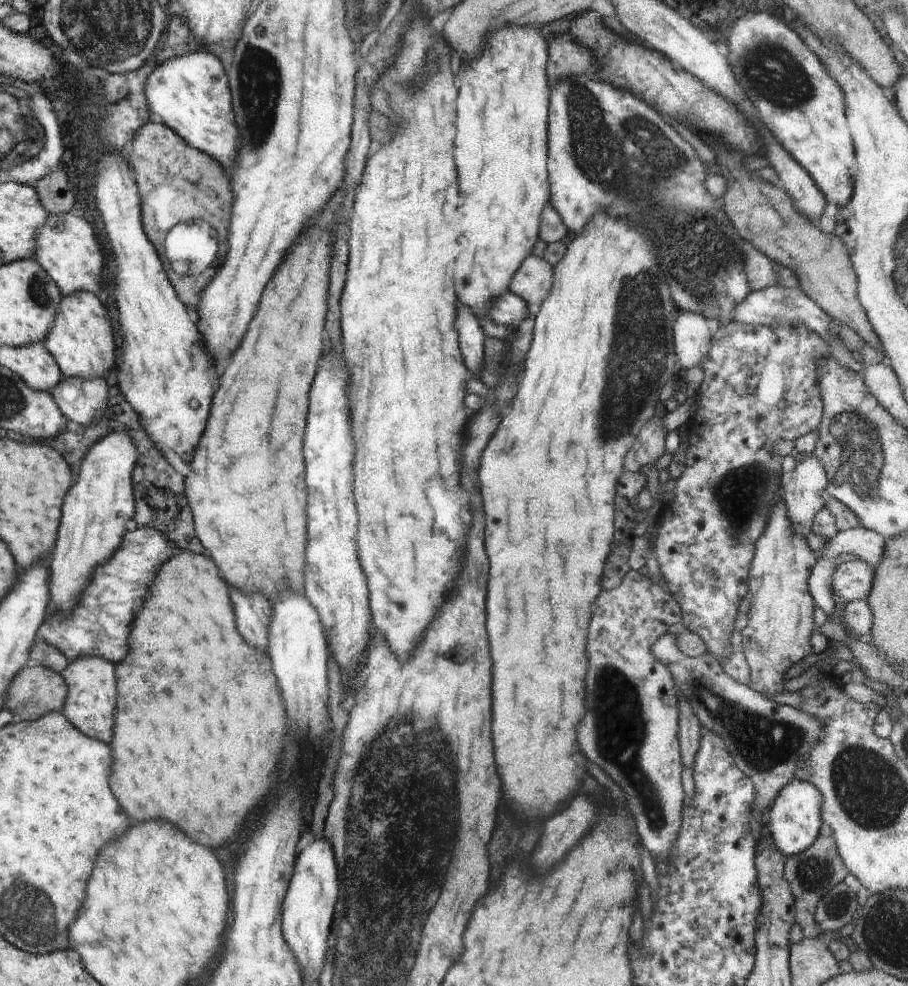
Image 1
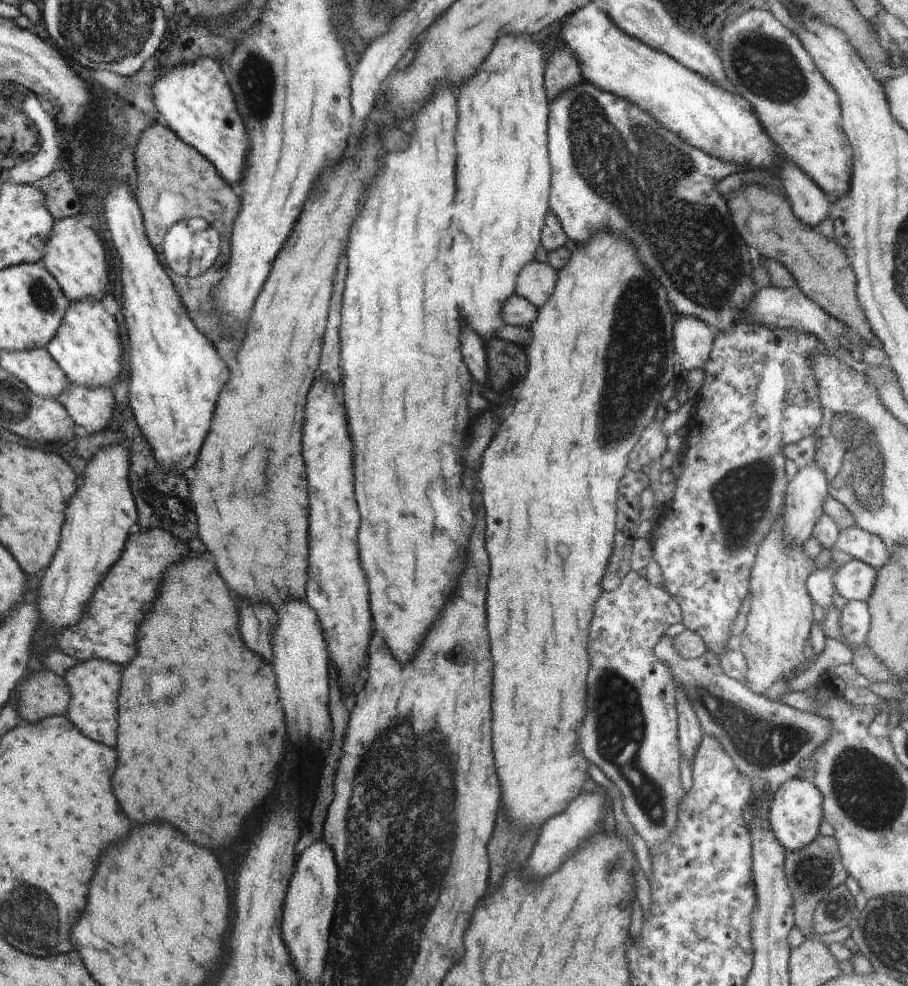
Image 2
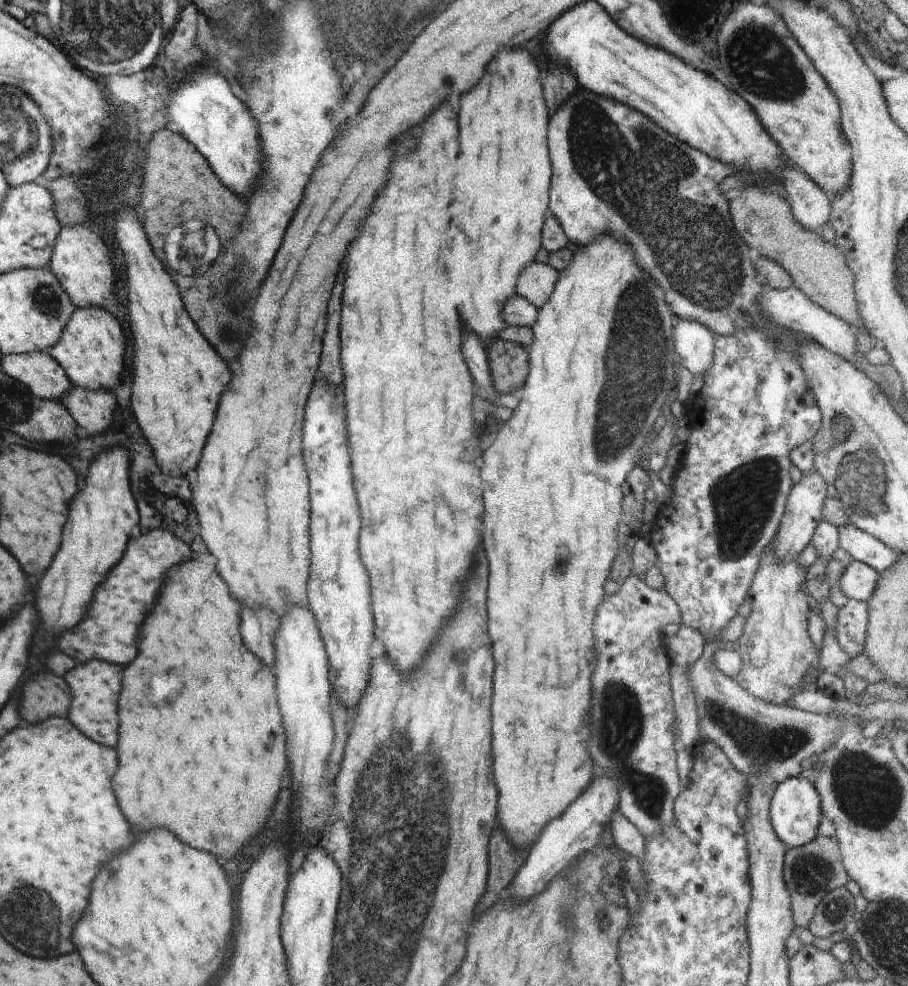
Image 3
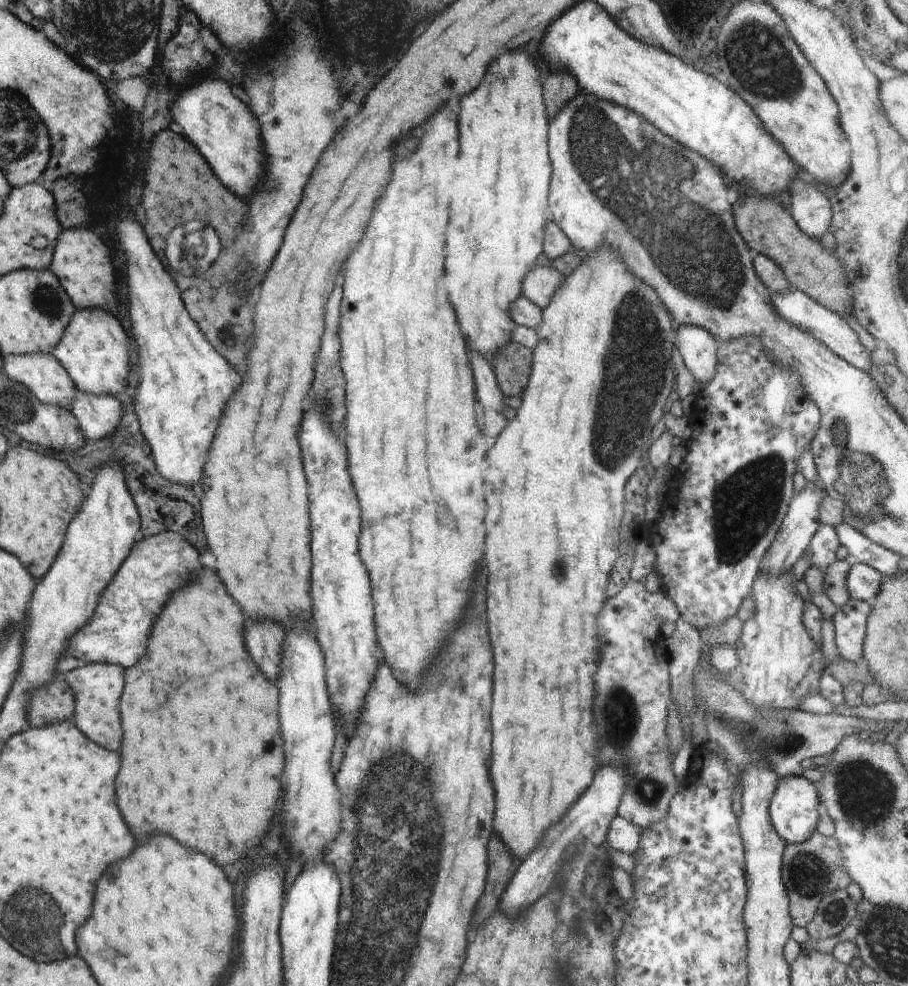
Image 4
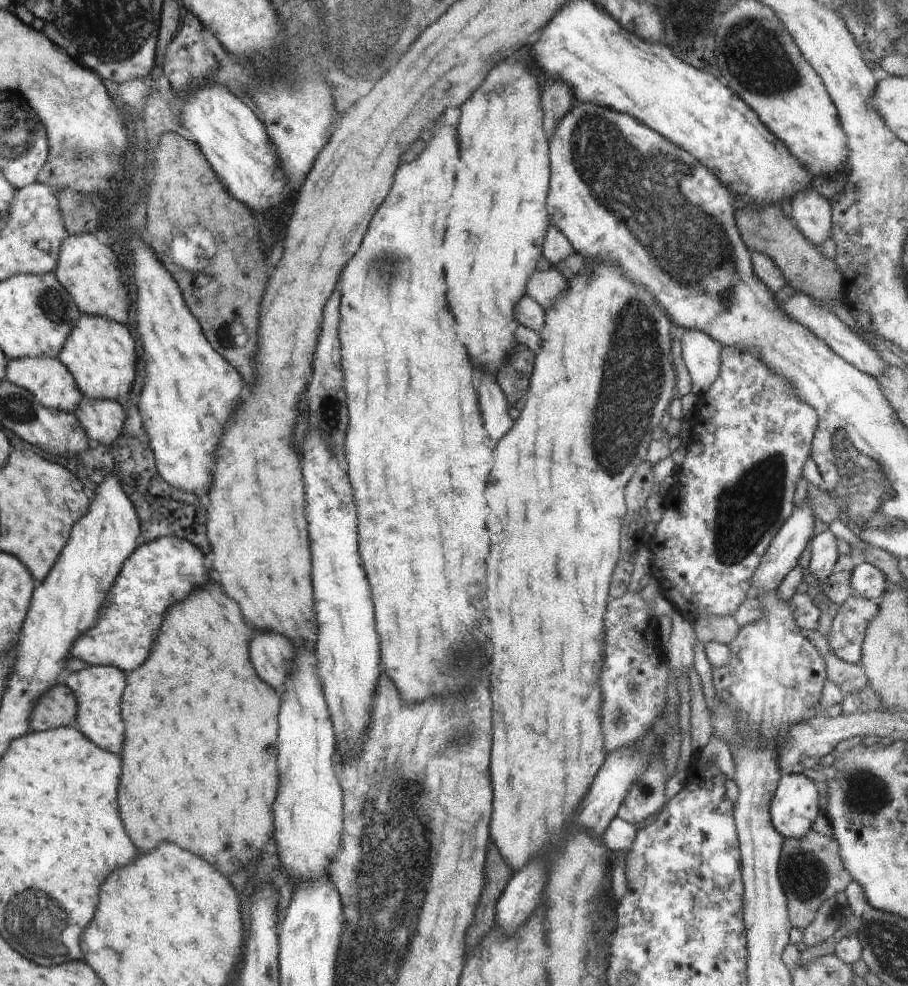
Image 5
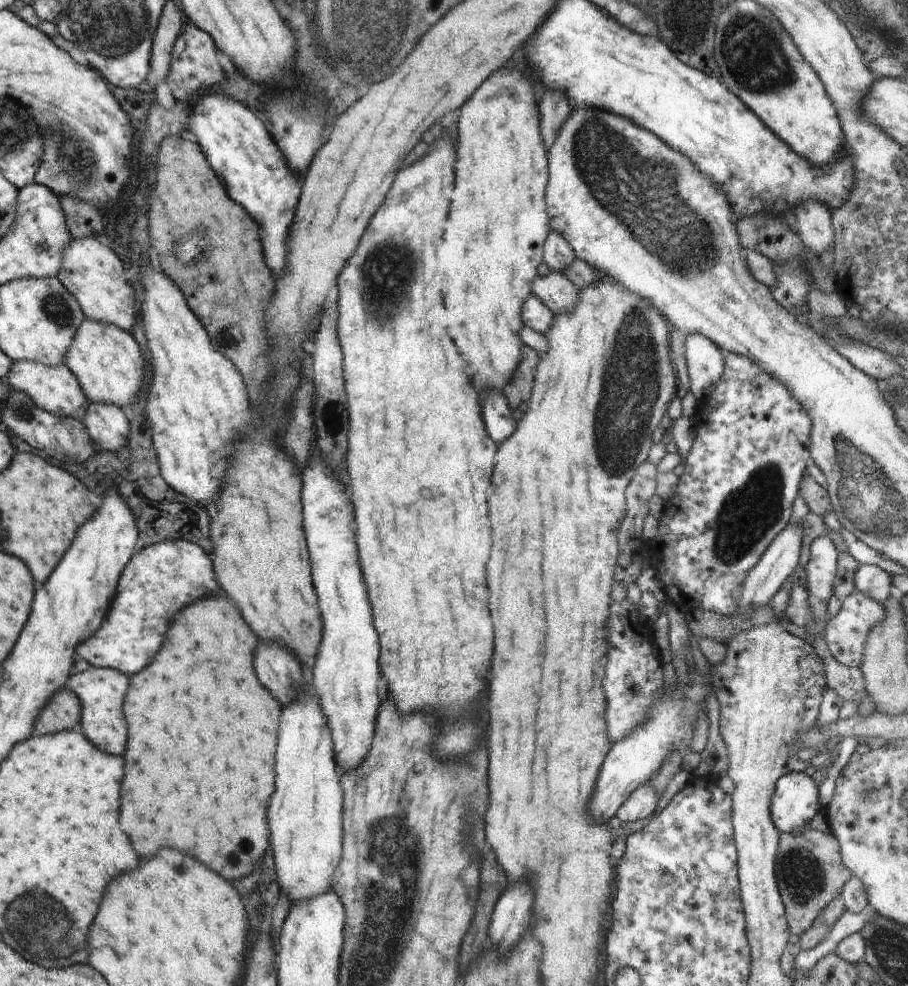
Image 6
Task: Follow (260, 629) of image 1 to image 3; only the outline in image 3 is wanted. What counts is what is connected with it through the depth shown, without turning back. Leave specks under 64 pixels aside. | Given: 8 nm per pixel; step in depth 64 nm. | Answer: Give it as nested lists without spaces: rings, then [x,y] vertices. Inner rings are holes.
[[[242,608],[242,624],[240,624],[240,634],[246,644],[246,648],[256,654],[258,660],[262,660],[266,666],[272,668],[274,664],[274,646],[272,646],[272,636],[264,636],[260,630],[260,622],[256,620],[254,612]]]

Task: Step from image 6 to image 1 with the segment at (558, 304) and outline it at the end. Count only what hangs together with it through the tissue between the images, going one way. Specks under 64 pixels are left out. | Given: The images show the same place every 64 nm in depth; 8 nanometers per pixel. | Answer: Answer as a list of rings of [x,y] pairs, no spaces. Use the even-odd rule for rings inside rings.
[[[535,255],[525,258],[510,280],[510,291],[537,309],[552,288],[553,267]]]

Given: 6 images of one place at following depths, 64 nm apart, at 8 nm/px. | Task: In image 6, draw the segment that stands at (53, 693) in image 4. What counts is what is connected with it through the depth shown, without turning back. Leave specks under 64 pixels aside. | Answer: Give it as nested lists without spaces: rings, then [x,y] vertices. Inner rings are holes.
[[[69,687],[58,690],[42,708],[42,712],[36,721],[34,735],[79,729],[81,714],[82,707],[78,696]]]

